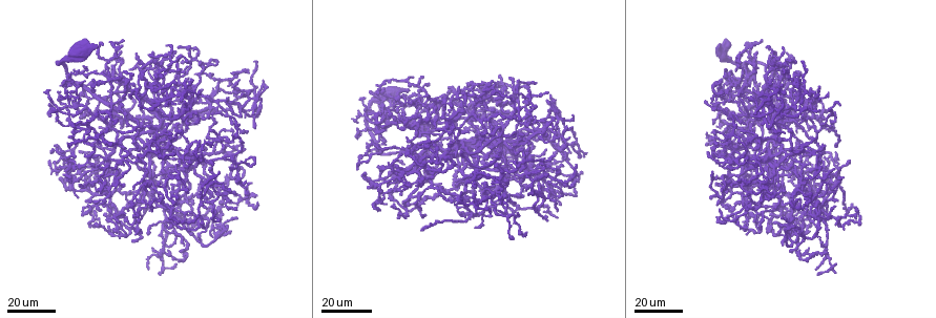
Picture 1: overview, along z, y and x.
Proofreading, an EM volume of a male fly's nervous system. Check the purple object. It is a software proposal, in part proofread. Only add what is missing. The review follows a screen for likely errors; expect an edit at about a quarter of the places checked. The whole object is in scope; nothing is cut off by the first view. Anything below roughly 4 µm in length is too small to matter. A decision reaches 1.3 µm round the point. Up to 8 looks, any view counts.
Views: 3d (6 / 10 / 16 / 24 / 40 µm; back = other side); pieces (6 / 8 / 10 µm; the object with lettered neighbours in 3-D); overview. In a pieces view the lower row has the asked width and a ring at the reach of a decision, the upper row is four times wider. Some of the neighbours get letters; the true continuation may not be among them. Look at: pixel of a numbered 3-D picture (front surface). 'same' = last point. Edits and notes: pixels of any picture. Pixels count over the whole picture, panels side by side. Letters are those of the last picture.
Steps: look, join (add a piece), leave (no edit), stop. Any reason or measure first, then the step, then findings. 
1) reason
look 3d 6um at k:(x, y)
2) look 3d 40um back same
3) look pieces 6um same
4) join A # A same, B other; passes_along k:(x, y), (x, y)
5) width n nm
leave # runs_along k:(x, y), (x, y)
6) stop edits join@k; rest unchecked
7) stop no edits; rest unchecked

end of a long branch
look 3d 16um at 1:(228, 98)

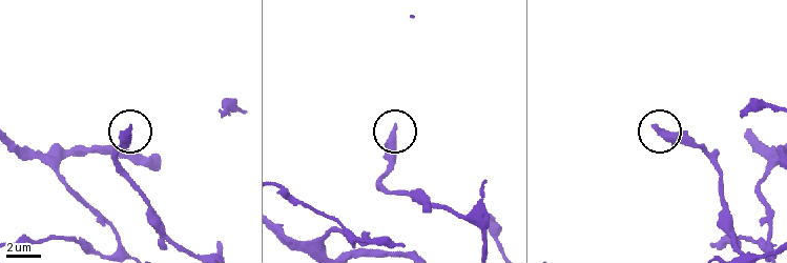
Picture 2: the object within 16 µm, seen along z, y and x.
look pieces 6um at 2:(132, 128)

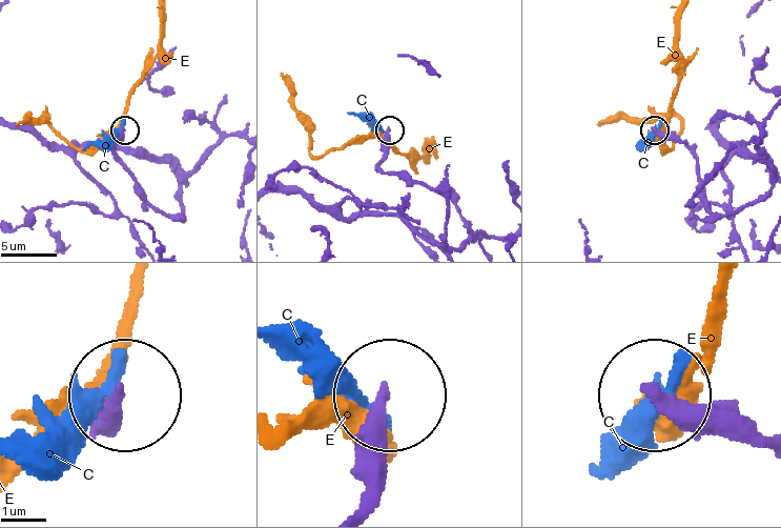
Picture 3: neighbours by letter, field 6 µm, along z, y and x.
leave # C other, E other; runs_along 3:(443, 244), (443, 197), (381, 167), (388, 133); no lettered piece goes on from it

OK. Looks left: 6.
free end
look 3d 16um at 1:(741, 132)

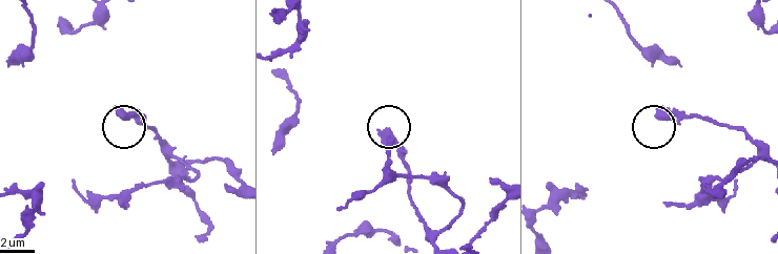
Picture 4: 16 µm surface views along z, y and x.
look 3d 6um at 4:(659, 107)

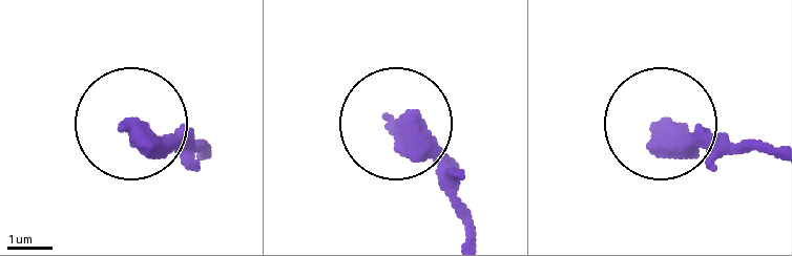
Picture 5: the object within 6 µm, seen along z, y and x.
look pieces 8um at 5:(392, 128)

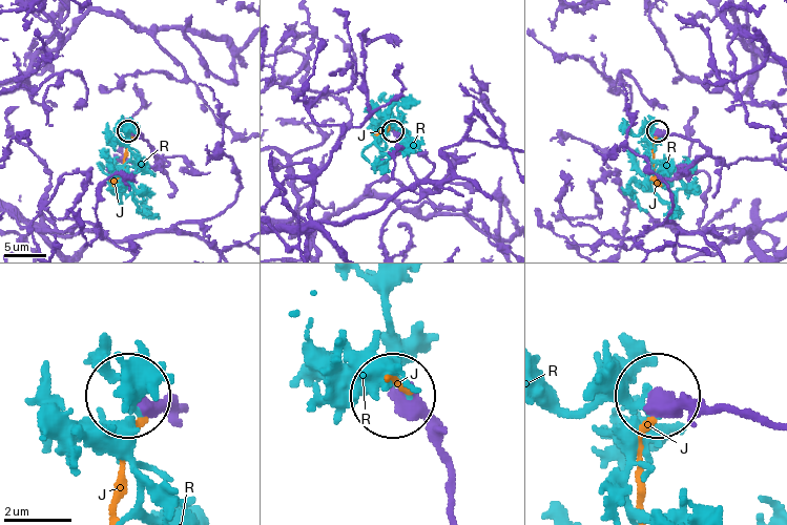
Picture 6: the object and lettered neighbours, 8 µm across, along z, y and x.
leave # J other, R other; runs_along 6:(771, 159), (740, 159), (727, 165), (691, 139), (658, 132); no lettered piece goes on from it

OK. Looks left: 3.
tapers out
look 3d 16um at 1:(841, 178)

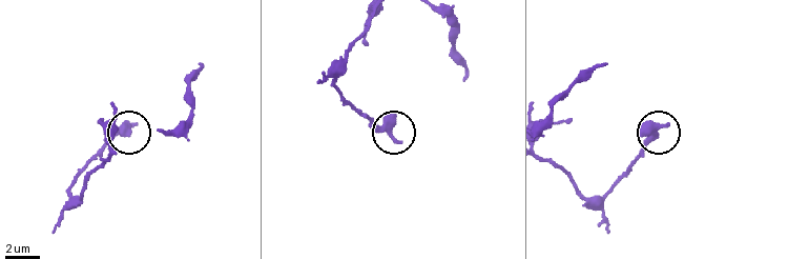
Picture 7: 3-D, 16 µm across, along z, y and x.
look pieces 8um at 7:(398, 143)

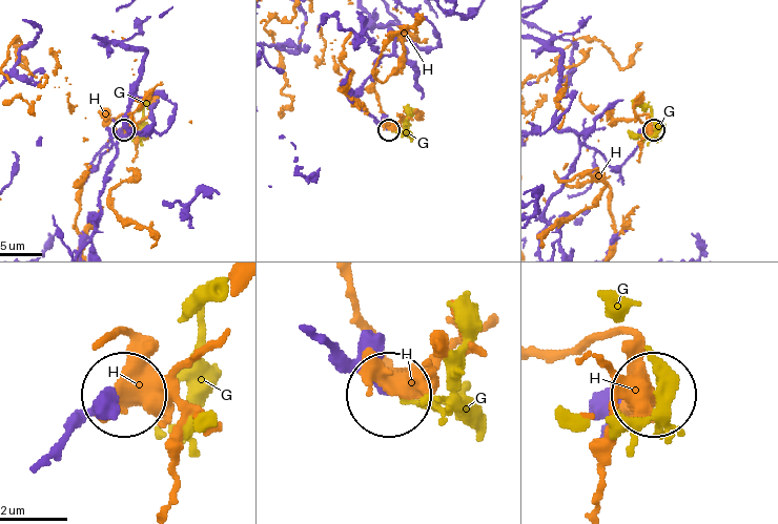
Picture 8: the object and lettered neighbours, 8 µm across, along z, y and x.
leave # G other, H other; runs_along 8:(53, 449), (118, 393); none of them fits

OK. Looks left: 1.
stop no edits; rest unchecked

